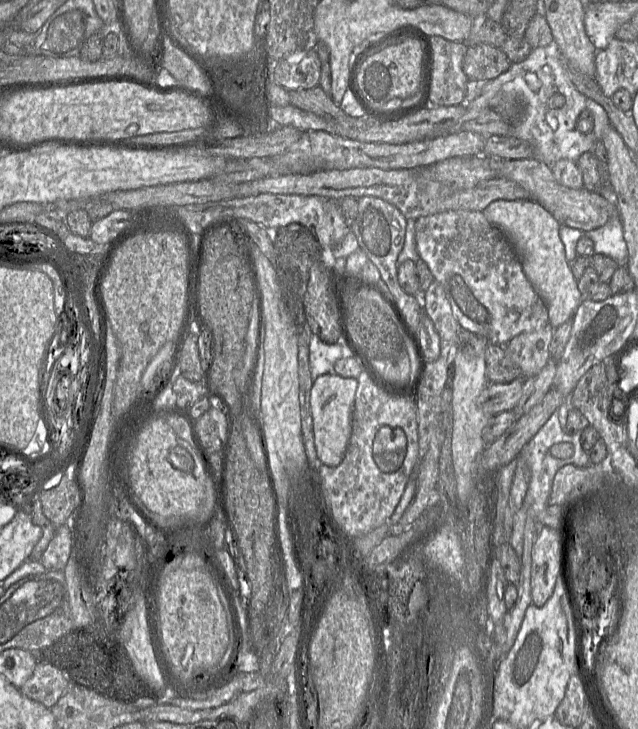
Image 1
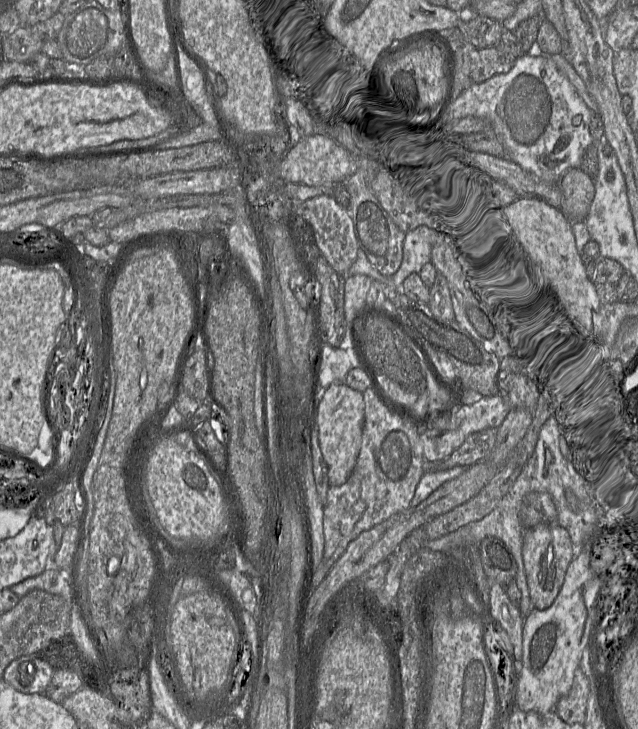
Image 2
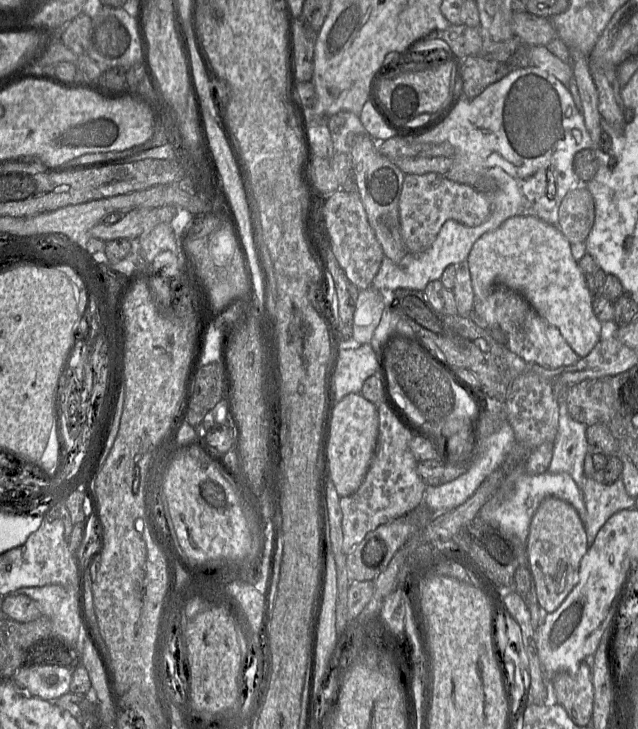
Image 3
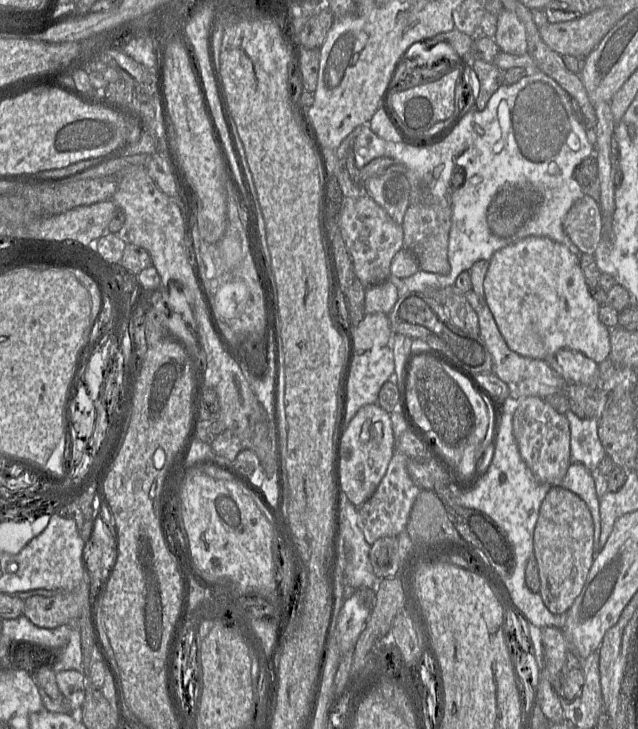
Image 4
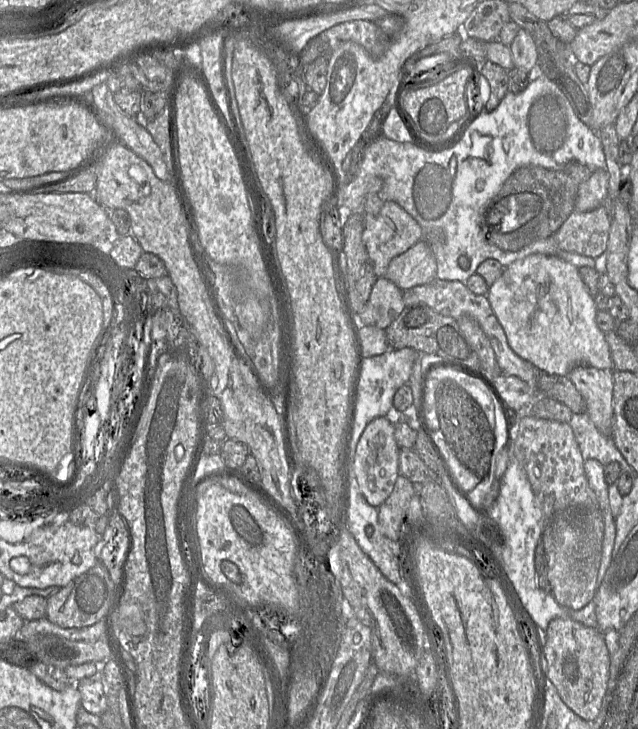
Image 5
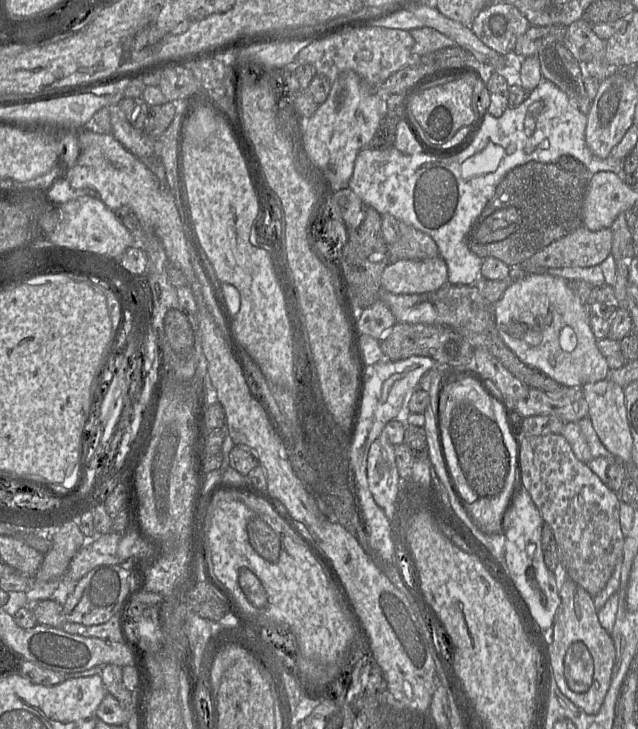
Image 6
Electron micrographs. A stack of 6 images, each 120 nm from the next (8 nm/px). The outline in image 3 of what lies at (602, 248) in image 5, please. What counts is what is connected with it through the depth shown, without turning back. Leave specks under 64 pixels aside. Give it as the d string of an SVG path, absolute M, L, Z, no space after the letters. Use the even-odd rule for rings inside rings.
M586 185L565 195L558 215L559 229L570 244L585 243L595 221L595 204Z

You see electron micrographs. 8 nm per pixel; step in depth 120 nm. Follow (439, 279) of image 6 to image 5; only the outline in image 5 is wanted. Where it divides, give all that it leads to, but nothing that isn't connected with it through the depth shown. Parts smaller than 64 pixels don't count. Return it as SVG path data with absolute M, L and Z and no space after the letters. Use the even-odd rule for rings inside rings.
M421 240L394 257L384 275L402 291L424 285L436 278L437 260L431 246Z

